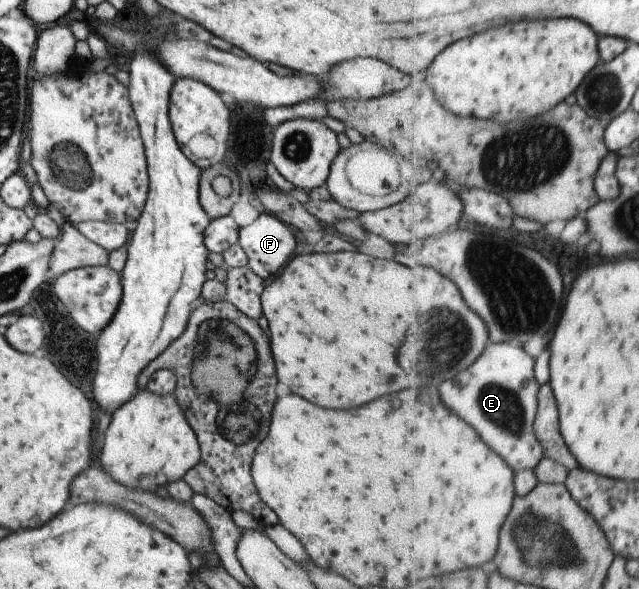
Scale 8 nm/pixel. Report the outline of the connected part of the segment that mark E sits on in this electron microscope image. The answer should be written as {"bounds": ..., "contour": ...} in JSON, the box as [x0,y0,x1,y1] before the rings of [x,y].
{"bounds":[441,342,546,472],"contour":[[[508,342],[489,343],[475,365],[441,385],[441,395],[445,405],[449,405],[449,409],[453,409],[459,417],[465,417],[465,421],[469,421],[469,425],[473,425],[477,433],[485,437],[485,443],[499,453],[516,472],[536,470],[546,457],[535,429],[540,396],[540,386],[535,379],[535,359],[523,346]]]}

